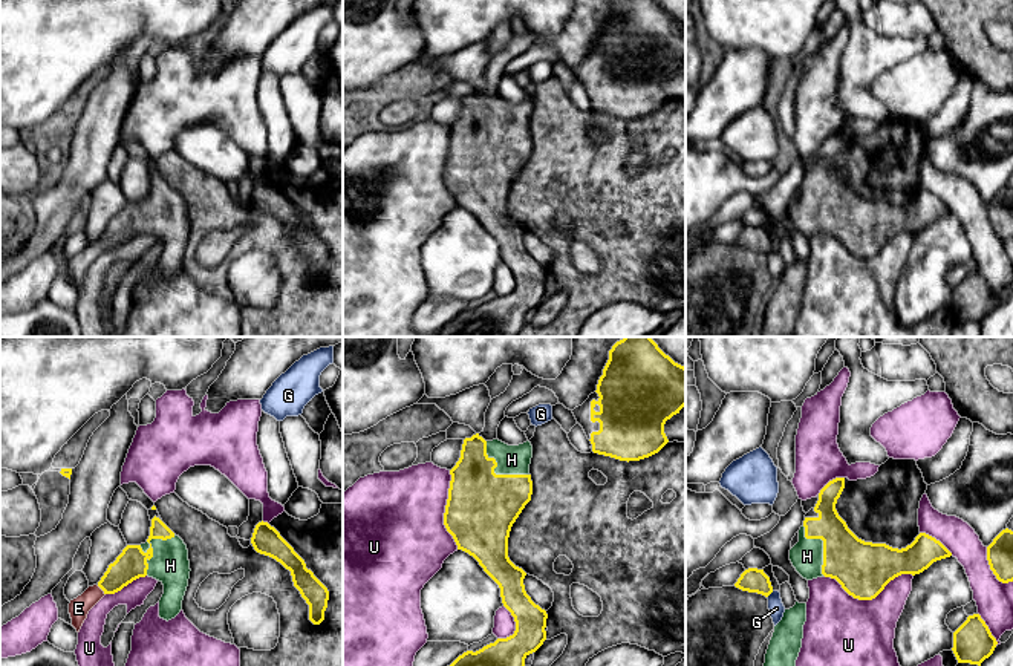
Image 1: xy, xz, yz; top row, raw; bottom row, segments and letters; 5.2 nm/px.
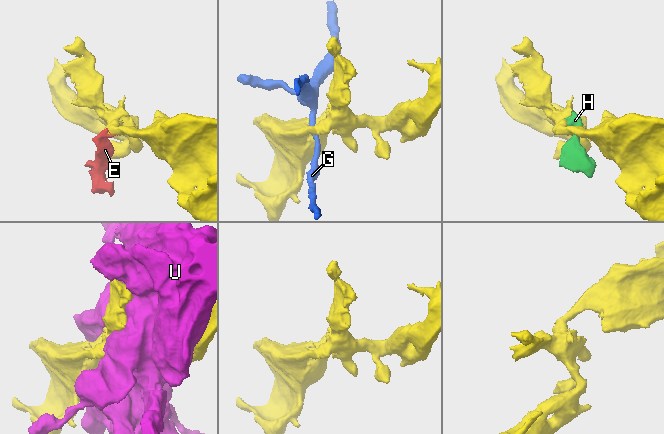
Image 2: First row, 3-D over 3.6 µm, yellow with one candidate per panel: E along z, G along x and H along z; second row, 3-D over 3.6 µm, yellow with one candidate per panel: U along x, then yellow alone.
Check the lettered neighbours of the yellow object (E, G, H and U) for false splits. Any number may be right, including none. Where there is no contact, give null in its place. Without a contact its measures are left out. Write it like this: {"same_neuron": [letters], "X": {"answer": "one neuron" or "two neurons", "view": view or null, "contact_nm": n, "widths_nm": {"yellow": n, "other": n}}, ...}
{"same_neuron": ["E", "H"], "E": {"answer": "one neuron", "view": "xy", "contact_nm": 70, "widths_nm": {"yellow": 160, "other": 110}}, "G": {"answer": "two neurons", "view": "yz", "contact_nm": 50, "widths_nm": {"yellow": 130, "other": 80}}, "H": {"answer": "one neuron", "view": "xy", "contact_nm": 260, "widths_nm": {"yellow": 160, "other": 200}}, "U": {"answer": "two neurons", "view": "yz", "contact_nm": 480, "widths_nm": {"yellow": 280, "other": 460}}}

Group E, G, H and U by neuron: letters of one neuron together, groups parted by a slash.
E H / G / U

